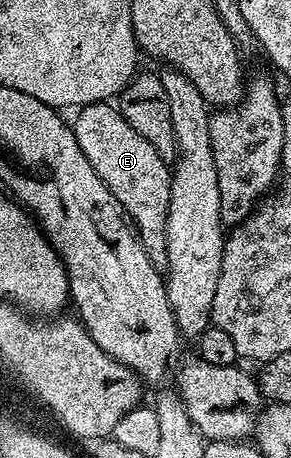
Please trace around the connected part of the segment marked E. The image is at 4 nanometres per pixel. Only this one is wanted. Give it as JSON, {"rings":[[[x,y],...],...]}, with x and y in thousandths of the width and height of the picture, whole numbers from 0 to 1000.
{"rings":[[[337,221],[278,231],[261,249],[268,258],[247,264],[247,279],[261,312],[275,312],[275,330],[289,330],[289,347],[316,356],[316,373],[344,382],[371,417],[385,417],[392,432],[419,445],[512,561],[533,574],[567,572],[588,362],[536,330],[536,321],[481,295],[481,286],[454,286],[388,227]]]}

